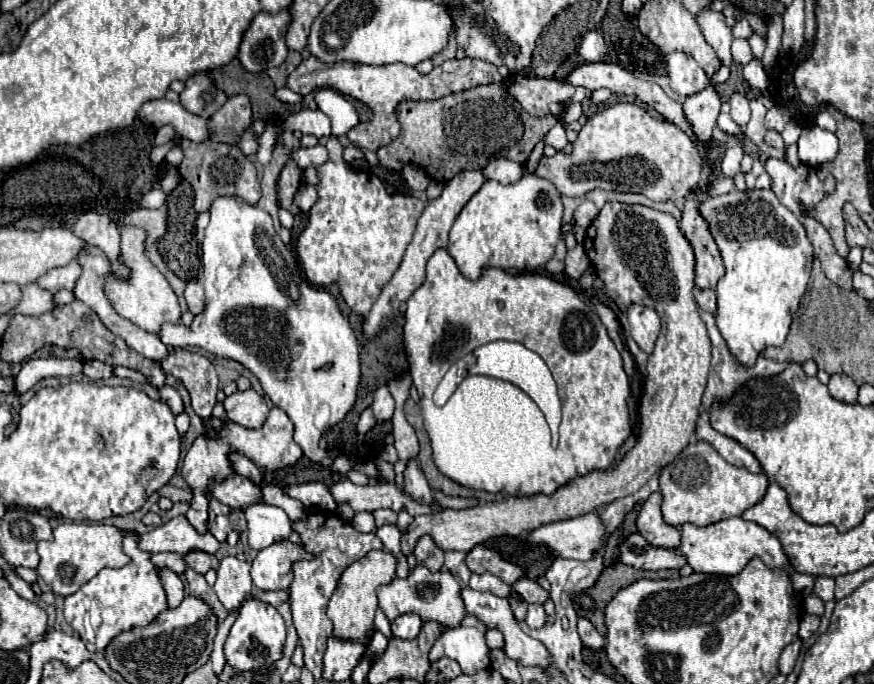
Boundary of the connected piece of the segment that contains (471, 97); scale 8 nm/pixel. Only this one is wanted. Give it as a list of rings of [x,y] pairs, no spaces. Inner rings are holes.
[[[498,84],[470,88],[430,102],[400,102],[396,118],[402,126],[400,136],[388,146],[378,148],[376,154],[380,164],[398,172],[406,164],[412,164],[440,184],[446,184],[452,176],[464,170],[482,170],[496,158],[508,158],[514,162],[526,160],[532,148],[558,122],[554,116],[528,116]]]

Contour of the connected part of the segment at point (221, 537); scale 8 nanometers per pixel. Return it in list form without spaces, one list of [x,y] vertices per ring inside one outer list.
[[[216,516],[216,520],[210,524],[210,534],[218,540],[218,542],[226,542],[226,536],[228,532],[232,530],[230,522],[226,516]]]

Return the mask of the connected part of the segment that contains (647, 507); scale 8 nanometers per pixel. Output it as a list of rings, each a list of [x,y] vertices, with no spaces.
[[[652,492],[652,496],[648,496],[648,500],[642,504],[638,512],[638,520],[636,520],[638,532],[652,546],[664,546],[676,550],[680,546],[680,528],[670,526],[662,520],[660,504],[662,504],[662,494]]]

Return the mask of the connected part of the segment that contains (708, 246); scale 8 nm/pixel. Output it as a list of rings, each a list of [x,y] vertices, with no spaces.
[[[686,198],[684,214],[680,220],[680,230],[690,240],[696,254],[696,288],[716,288],[716,282],[724,276],[724,264],[720,250],[708,230],[708,224],[700,216],[698,200]]]

